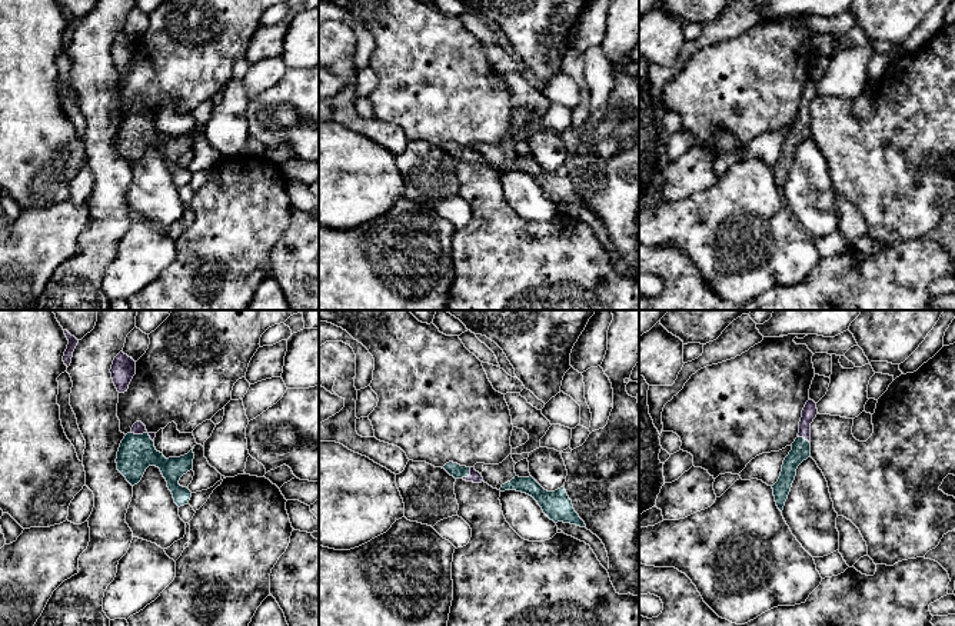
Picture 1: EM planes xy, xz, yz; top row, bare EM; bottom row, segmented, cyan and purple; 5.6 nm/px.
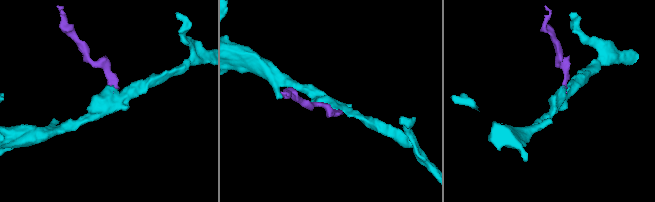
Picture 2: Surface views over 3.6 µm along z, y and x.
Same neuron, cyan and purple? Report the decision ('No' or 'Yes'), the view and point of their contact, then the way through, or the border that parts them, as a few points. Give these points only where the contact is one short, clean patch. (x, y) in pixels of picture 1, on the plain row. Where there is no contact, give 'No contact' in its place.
Yes. Touches cyan at xy (143, 113). Path across: xy (136, 133), (143, 113), (139, 107)

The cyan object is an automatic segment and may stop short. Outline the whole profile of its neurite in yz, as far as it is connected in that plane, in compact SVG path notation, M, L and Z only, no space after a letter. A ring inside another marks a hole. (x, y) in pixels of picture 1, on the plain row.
M809 79L802 90L798 117L792 123L792 130L783 140L778 162L772 166L775 182L781 192L783 190L785 182L791 172L798 146L811 137L811 103L816 94L816 83Z

